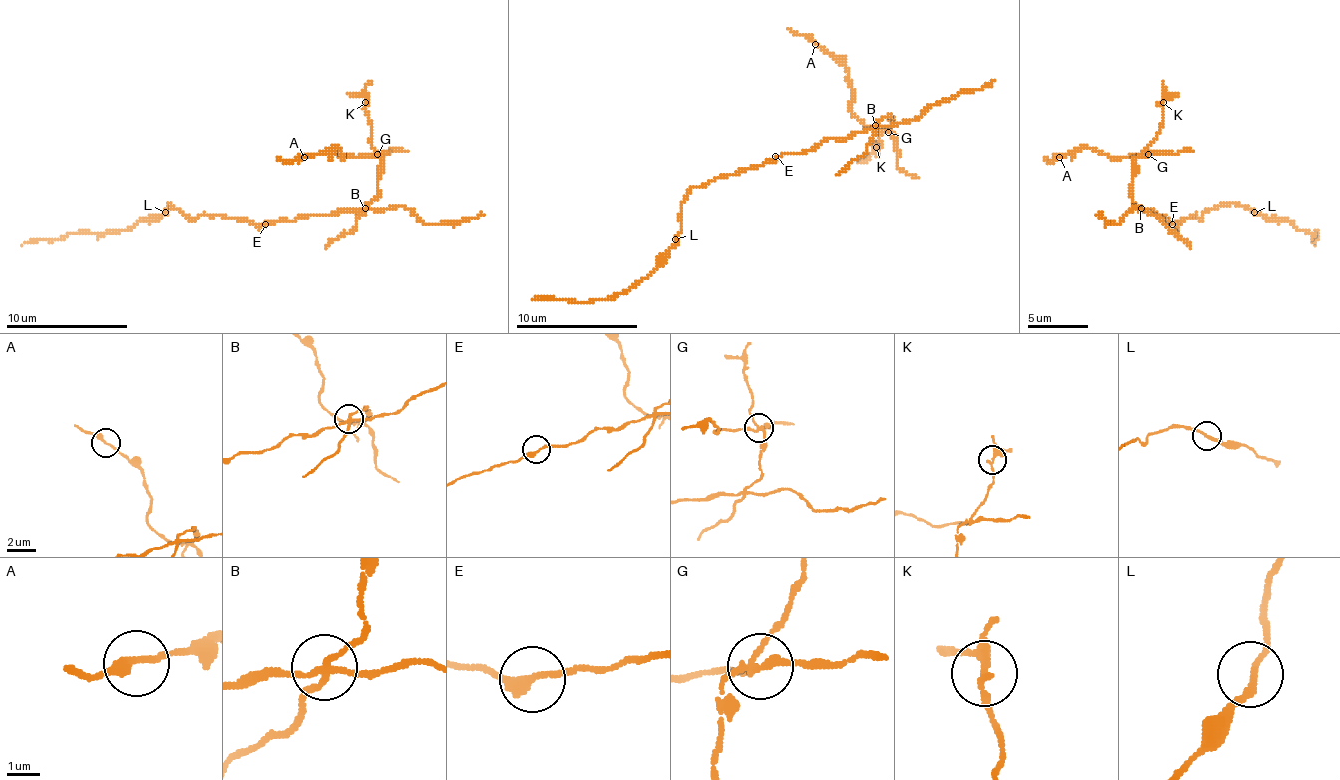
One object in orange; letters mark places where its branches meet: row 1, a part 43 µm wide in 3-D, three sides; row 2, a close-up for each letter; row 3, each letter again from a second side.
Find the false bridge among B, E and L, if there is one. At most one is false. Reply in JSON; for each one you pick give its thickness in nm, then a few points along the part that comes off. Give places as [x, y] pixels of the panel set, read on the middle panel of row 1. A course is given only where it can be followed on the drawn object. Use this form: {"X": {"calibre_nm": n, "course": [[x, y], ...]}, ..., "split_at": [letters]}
{"B": {"calibre_nm": 190, "course": [[876, 126], [888, 114], [891, 126], [870, 129], [851, 111], [848, 71], [803, 35], [788, 29]]}, "split_at": ["B"]}

